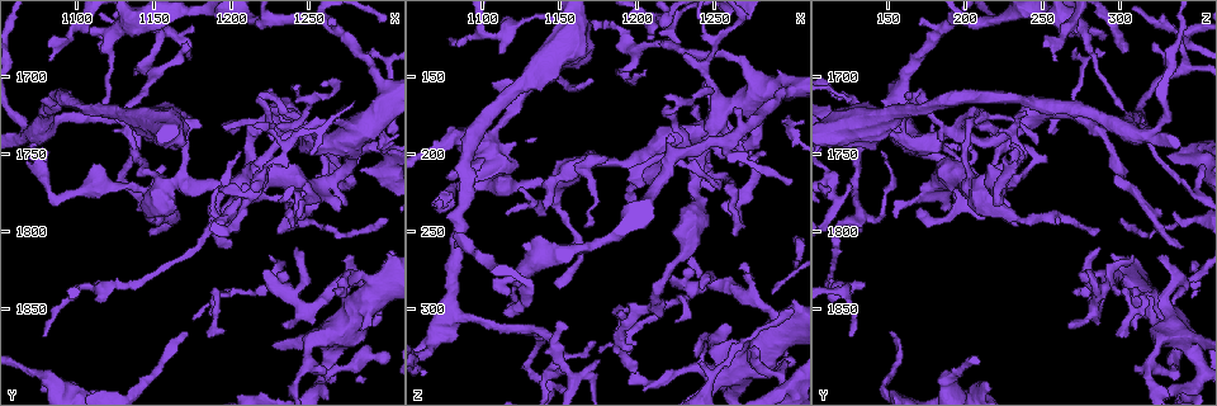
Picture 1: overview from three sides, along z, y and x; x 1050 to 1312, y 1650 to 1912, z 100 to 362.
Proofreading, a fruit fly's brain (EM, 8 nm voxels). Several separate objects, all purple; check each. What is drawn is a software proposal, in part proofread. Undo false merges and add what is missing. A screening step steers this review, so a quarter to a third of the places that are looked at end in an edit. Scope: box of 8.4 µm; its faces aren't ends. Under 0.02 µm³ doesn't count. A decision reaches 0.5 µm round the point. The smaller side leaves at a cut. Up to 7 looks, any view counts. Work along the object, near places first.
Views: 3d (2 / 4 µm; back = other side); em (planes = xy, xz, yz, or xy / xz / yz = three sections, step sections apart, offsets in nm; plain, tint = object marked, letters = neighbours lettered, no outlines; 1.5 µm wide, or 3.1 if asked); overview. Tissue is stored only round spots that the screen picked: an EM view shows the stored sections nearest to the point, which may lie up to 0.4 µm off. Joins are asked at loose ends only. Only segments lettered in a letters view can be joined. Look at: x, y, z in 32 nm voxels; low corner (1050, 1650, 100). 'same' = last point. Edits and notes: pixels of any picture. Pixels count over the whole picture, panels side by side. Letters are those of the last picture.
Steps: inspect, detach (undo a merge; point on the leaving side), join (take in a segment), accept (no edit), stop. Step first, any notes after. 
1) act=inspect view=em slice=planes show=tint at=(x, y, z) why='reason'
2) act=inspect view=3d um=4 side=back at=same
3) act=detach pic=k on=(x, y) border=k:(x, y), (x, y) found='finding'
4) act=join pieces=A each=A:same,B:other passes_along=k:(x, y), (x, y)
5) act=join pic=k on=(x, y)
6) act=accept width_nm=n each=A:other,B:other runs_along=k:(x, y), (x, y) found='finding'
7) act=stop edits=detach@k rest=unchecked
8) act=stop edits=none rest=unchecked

act=inspect view=em slice=yz step=4 show=letters at=(1116, 1672, 290) why='free end'

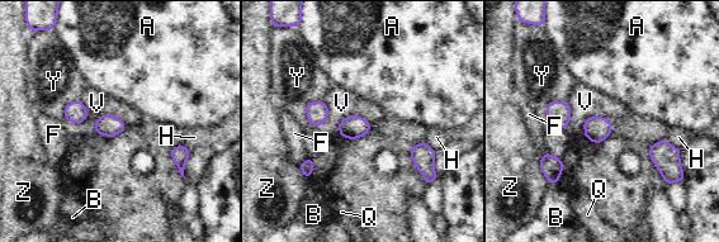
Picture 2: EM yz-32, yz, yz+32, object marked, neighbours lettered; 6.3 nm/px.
act=accept each=A:other,B:other,F:other,H:other,Q:other,V:other,Y:other,Z:other border=2:(370, 122), (346, 115), (336, 127) found='none of them fits'

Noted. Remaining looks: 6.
act=inspect view=em slice=planes show=plain at=(1152, 1674, 340) why='sharp bend'

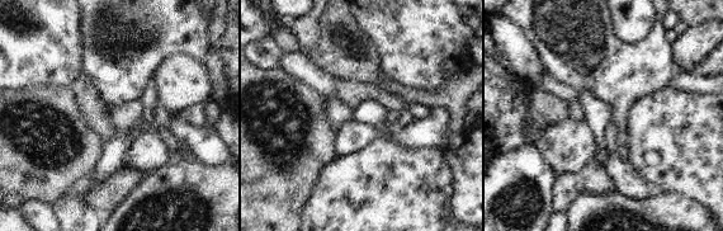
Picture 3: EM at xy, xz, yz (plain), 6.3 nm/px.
act=inspect view=em slice=planes show=letters at=same

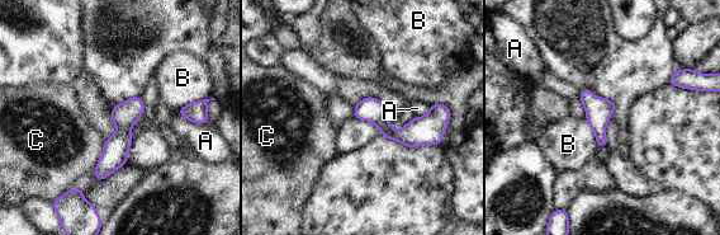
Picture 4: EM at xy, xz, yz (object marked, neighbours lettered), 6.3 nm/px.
act=accept width_nm=150 longest_contact=A:220nm each=A:other,B:other,C:other found='all the same neuron'

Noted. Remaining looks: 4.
act=inspect view=3d um=2 at=(1188, 1842, 316) why='abrupt turn'

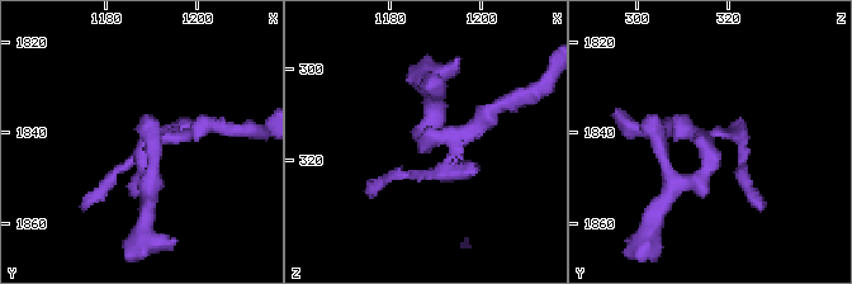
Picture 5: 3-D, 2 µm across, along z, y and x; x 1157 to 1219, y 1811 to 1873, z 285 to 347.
act=inspect view=em slice=planes show=tint at=(1189, 1844, 315) why='shape alone is not enough'

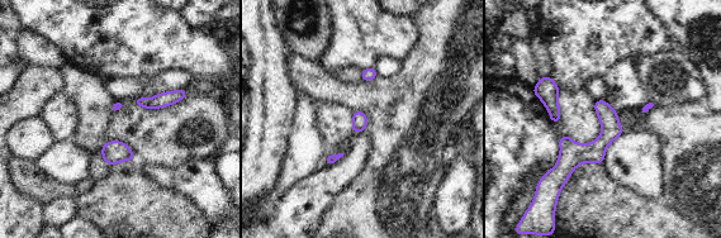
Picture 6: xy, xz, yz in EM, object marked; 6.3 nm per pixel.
act=inspect view=em slice=planes show=letters at=same why='what lies round it'

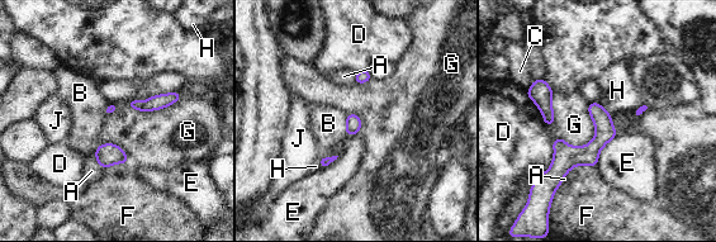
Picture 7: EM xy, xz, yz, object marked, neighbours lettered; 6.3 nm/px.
act=accept longest_contact=G:300nm each=A:other,B:other,C:other,D:other,E:other,F:other,G:other,H:other,J:other border=7:(589, 103), (594, 136), (570, 146) found='one neuron here'

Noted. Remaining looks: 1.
act=stop edits=none rest=unchecked

